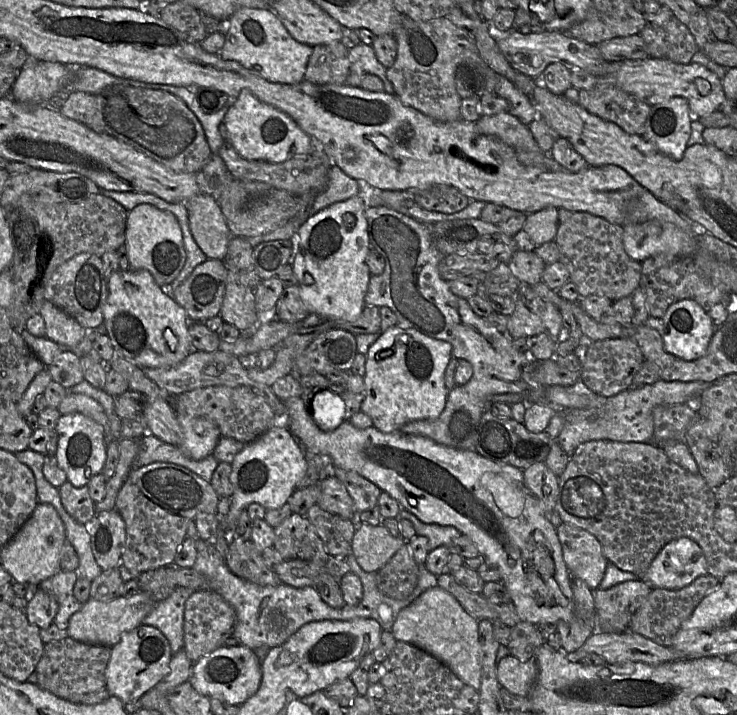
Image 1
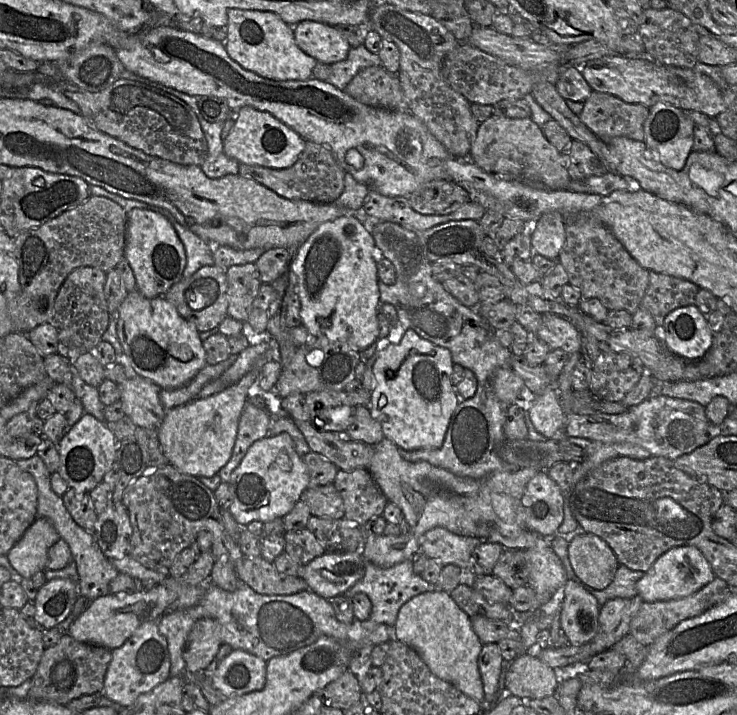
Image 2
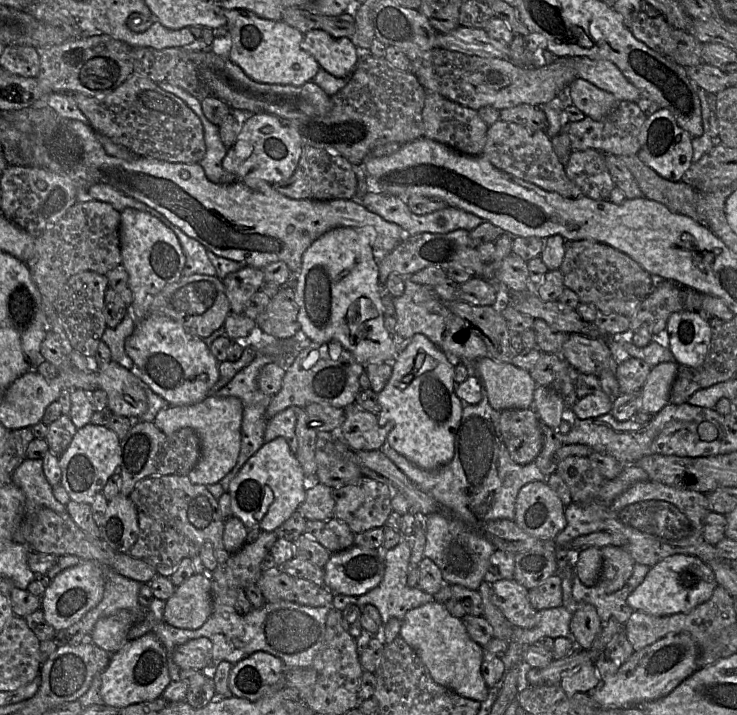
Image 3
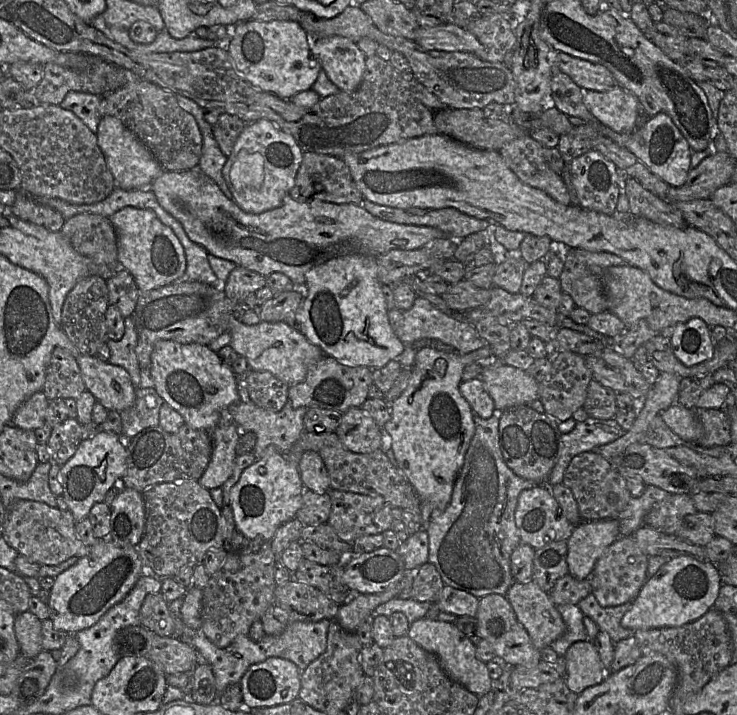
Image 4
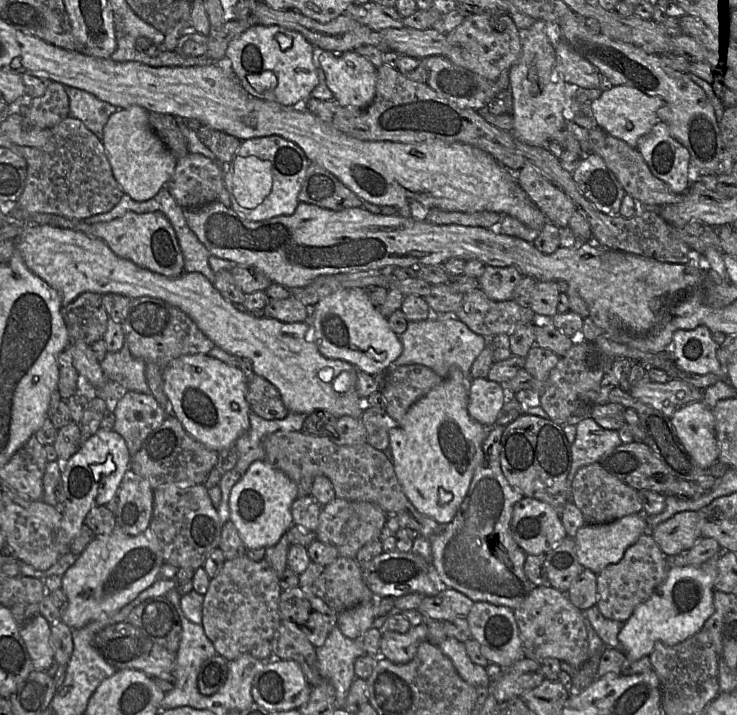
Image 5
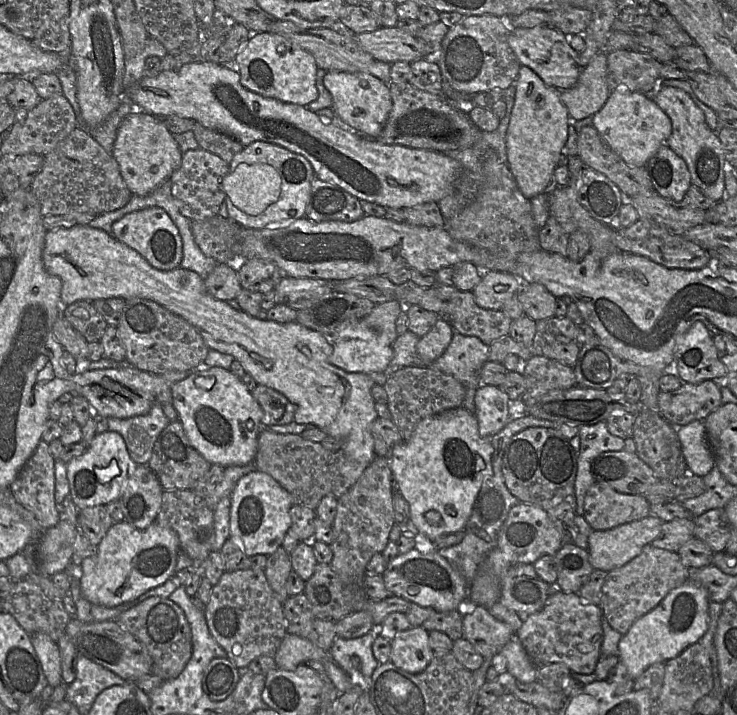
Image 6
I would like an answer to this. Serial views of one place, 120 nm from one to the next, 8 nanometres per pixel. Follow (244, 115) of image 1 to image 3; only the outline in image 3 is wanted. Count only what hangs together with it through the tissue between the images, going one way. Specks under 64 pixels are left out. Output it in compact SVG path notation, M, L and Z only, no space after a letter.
M254 113L247 115L235 142L227 149L222 166L250 188L257 188L257 185L263 185L264 182L272 185L287 180L293 175L300 160L302 149L302 141L292 124L282 121L273 114Z

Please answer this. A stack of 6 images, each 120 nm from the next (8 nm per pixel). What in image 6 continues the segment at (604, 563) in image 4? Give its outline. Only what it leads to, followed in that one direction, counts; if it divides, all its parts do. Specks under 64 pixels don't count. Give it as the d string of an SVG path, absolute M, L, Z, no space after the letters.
M652 544L644 546L638 556L608 572L599 604L604 619L614 630L626 634L637 619L654 609L671 590L688 581L690 574L679 553Z

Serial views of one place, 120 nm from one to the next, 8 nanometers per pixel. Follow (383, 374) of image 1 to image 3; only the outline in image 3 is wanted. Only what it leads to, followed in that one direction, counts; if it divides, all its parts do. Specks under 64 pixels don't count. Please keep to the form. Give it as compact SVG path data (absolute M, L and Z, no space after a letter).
M415 334L410 343L405 349L398 353L393 363L392 375L382 391L378 393L378 403L380 405L380 412L377 415L378 423L384 427L387 436L387 442L392 449L403 455L410 462L425 470L434 470L441 466L448 464L454 456L455 452L455 436L459 428L462 417L464 403L456 394L456 384L454 381L455 361L450 358L442 349L436 346L423 334Z

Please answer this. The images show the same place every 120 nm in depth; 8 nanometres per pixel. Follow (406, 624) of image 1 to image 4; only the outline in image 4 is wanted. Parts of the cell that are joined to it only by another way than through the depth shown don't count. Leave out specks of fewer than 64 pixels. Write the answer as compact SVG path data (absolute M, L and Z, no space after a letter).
M426 617L410 624L407 636L421 648L434 654L444 672L454 681L479 698L492 690L492 683L486 663L477 659L476 646L458 630L454 623Z

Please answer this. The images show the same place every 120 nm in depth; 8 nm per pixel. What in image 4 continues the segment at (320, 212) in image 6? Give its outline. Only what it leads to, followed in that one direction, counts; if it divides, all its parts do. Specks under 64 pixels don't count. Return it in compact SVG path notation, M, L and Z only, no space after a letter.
M303 152L302 163L289 196L301 202L321 200L335 204L359 204L364 198L342 158L315 152Z

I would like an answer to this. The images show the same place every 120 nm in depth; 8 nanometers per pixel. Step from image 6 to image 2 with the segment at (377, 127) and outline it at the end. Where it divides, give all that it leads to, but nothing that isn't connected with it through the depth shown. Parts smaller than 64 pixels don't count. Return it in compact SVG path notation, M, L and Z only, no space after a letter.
M304 20L293 26L296 44L318 62L332 65L344 60L351 48L336 26Z

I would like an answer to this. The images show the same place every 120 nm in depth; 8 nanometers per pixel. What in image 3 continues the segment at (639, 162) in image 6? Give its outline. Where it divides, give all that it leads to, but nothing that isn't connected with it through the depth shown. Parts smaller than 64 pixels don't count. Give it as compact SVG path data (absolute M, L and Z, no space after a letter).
M576 77L567 86L567 90L570 103L594 120L609 115L619 103L612 93L599 89L580 77Z

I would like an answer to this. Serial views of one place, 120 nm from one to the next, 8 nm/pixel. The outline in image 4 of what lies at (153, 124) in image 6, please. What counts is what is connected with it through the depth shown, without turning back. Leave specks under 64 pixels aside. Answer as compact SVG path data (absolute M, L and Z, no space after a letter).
M110 115L103 116L96 136L116 187L124 190L149 188L154 179L164 170L148 148L118 118Z

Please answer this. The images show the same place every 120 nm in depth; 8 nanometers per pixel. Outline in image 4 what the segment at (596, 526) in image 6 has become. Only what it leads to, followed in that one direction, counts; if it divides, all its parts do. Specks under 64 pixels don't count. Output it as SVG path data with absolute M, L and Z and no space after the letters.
M595 452L581 453L571 460L564 473L563 485L571 490L583 522L617 519L632 498L623 476L608 459Z

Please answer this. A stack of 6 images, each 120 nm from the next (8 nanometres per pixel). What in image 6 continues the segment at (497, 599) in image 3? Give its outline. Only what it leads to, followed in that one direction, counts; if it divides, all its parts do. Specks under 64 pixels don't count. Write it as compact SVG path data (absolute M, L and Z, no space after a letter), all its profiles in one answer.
M556 589L544 607L527 618L517 637L537 668L560 663L572 672L591 674L601 655L603 618L600 606L585 602L577 593Z

